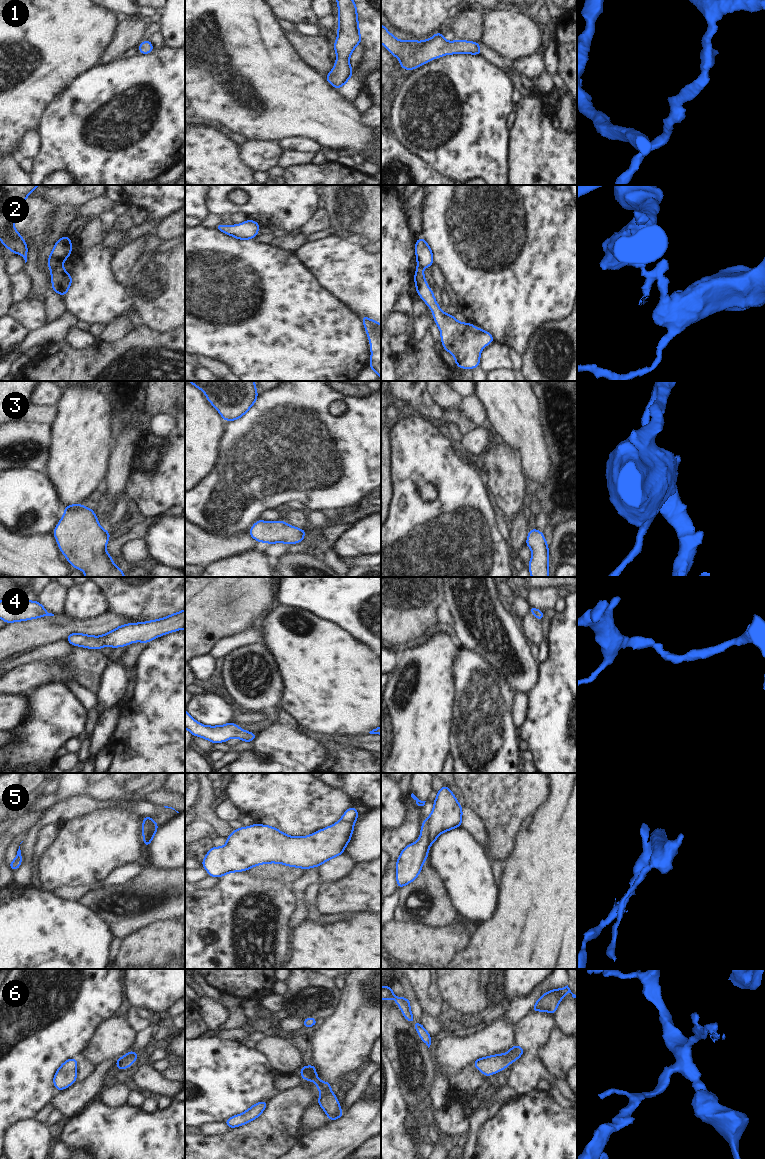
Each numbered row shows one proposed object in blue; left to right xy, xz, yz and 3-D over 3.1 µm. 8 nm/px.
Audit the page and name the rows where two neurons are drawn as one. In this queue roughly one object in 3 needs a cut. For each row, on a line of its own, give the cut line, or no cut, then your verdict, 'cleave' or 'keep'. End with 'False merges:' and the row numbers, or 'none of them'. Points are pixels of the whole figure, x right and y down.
1: no cut; keep
2: cut in xy along (61, 265), (55, 266), (51, 270); cleave
3: no cut; keep
4: no cut; keep
5: cut in yz along (427, 819), (428, 840), (431, 843); cleave
6: no cut; keep
False merges: 2, 5

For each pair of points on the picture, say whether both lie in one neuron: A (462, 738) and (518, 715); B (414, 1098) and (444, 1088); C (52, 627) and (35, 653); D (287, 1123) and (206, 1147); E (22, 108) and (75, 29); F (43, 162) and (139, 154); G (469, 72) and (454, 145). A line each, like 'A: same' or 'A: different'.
A: different
B: different
C: different
D: same
E: same
F: same
G: same

